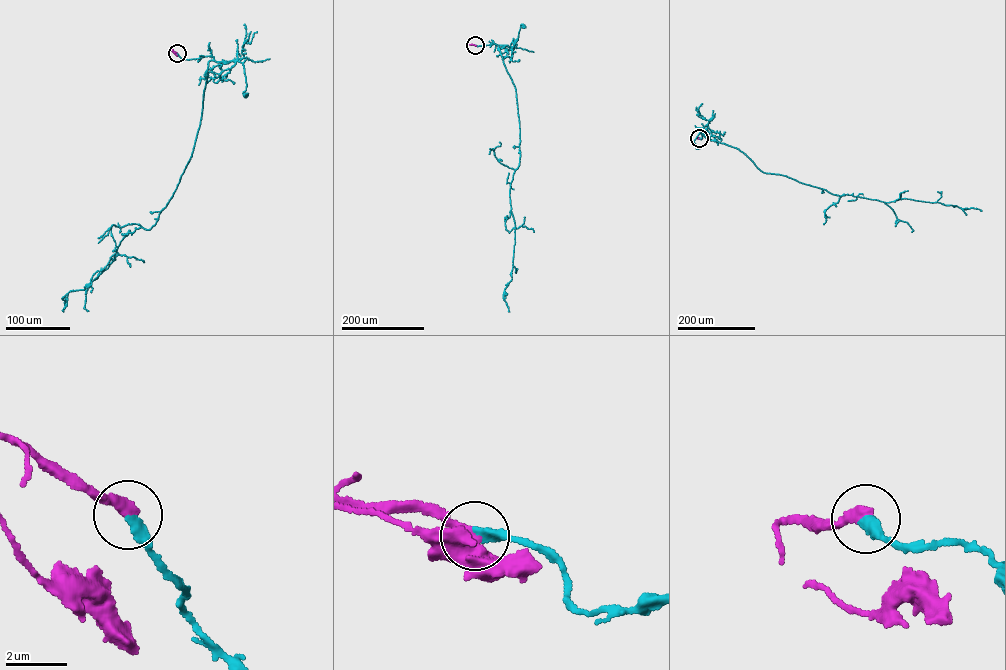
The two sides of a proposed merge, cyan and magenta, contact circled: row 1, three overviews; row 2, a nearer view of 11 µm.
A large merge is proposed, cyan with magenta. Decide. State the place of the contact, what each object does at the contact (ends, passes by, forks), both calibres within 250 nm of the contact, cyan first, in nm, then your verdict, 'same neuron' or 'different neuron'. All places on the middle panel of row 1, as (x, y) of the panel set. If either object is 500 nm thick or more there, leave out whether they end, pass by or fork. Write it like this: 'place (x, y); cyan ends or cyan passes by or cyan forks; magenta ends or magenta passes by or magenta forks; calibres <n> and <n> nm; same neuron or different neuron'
place (475, 45); cyan ends; magenta ends; calibres 360 and 460 nm; same neuron

